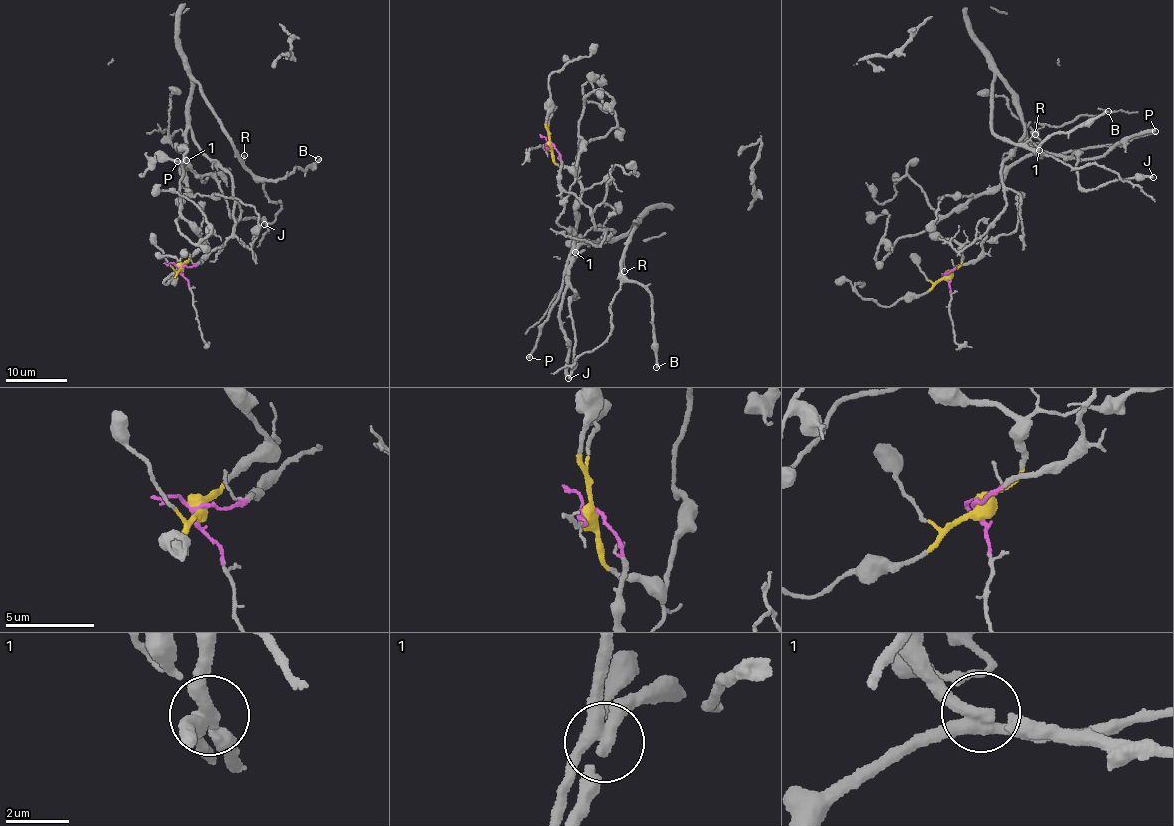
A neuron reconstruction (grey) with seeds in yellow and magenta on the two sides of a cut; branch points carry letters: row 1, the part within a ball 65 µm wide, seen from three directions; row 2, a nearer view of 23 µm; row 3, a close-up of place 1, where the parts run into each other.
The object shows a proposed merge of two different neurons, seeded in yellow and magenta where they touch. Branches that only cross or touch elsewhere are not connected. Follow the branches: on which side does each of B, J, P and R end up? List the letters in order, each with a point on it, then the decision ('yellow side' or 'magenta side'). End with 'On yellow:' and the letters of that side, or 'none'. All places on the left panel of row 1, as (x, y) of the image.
B: (318, 159) | magenta side
J: (264, 224) | magenta side
P: (177, 161) | yellow side
R: (244, 155) | magenta side
On yellow: P

